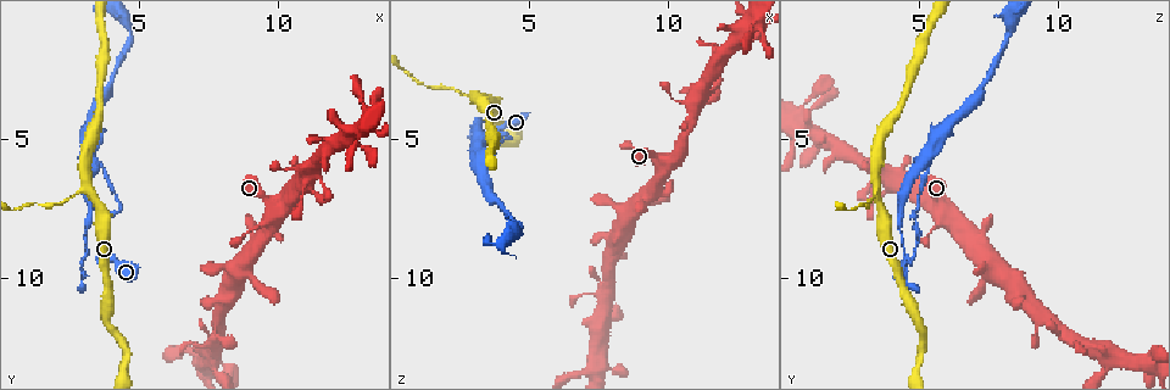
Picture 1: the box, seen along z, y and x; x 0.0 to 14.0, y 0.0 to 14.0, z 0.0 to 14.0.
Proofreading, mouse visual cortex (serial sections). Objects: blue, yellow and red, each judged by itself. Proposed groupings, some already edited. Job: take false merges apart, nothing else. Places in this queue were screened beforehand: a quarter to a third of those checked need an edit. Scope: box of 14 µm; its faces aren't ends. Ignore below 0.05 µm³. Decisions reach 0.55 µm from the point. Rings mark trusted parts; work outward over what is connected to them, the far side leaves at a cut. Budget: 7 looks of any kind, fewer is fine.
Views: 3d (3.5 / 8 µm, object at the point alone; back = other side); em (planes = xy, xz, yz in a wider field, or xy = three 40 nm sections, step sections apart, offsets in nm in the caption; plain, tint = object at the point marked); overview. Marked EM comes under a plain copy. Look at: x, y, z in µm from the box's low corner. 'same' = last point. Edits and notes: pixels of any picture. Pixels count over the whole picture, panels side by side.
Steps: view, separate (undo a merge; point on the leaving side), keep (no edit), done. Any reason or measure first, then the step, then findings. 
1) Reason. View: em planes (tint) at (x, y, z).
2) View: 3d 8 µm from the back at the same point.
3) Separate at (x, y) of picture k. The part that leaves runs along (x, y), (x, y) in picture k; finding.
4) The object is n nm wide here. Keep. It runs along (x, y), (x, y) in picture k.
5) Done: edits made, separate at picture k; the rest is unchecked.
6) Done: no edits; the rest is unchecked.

Sharp bend. View: 3d 3.5 µm at (3.6, 9.4, 4.7).

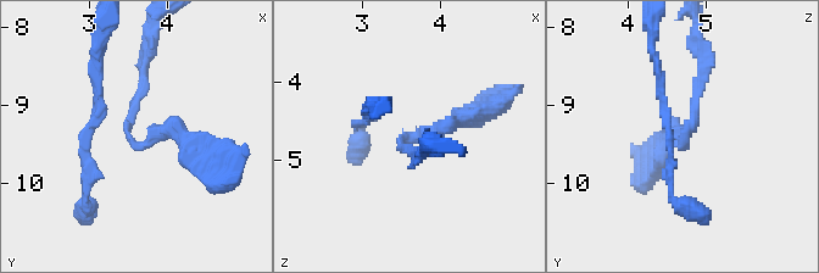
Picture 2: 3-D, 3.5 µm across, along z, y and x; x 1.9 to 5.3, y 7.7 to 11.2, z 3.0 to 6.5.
The arms are 150, 250 nm wide; shape alone is not enough. View: em planes (tint) at (3.55, 9.40, 4.70).

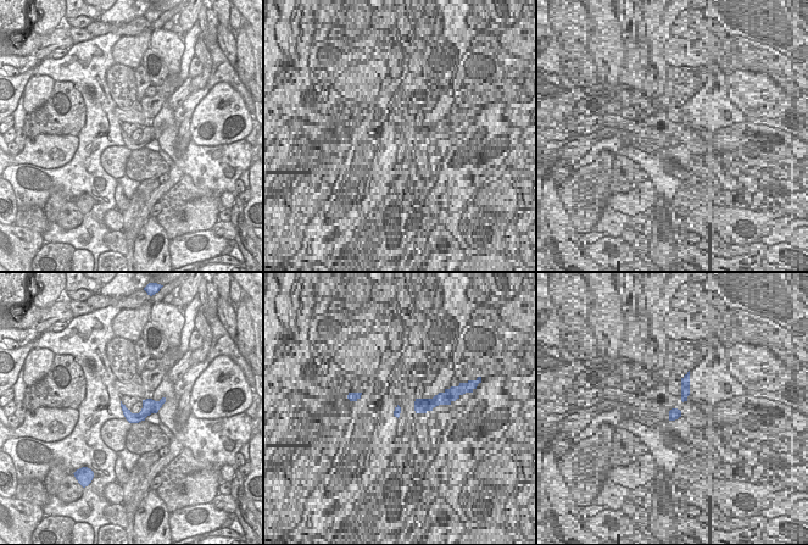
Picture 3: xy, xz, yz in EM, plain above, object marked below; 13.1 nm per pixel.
The object is 140 nm wide here. Keep. It runs along (663, 154), (695, 120), (701, 63) in picture 2; one cell here.

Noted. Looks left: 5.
Three-way junction. View: 3d 8 µm from the back at (3.2, 6.7, 3.5).

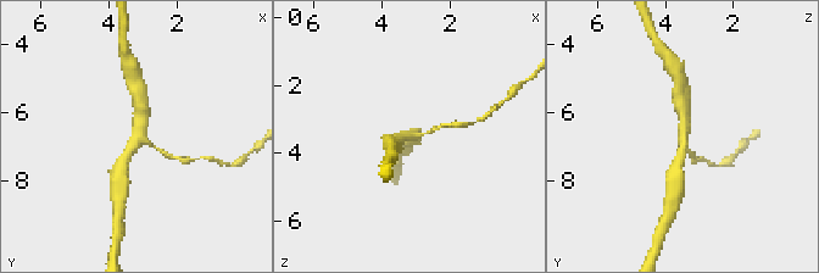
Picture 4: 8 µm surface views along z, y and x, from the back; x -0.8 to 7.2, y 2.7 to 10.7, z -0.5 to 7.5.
View: em xy step 5 (tint) at (3.2, 6.8, 3.5).

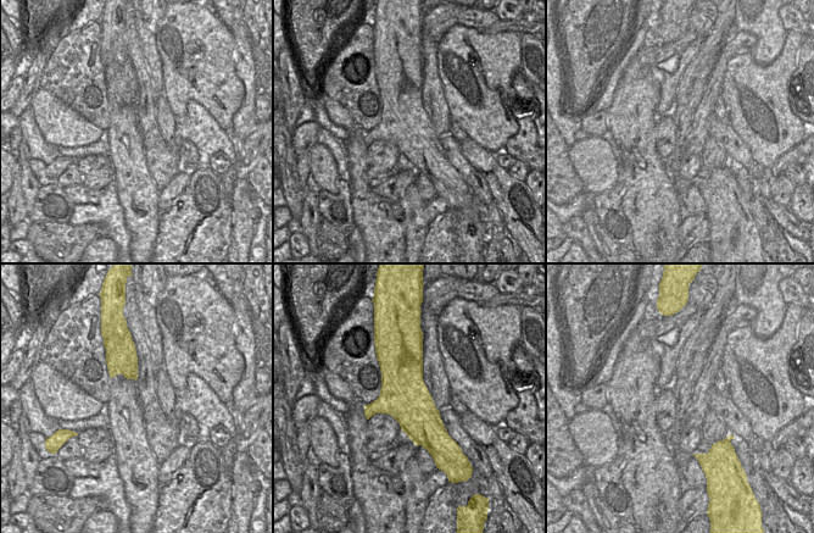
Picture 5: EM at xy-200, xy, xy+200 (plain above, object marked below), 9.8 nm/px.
The arms are 150, 300, 350 nm wide. Keep. It runs along (122, 167), (139, 131), (141, 101) in picture 4; continuous, no second cell.

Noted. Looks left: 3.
Calibre changes. View: 3d 3.5 µm at (3.2, 5.7, 5.4).

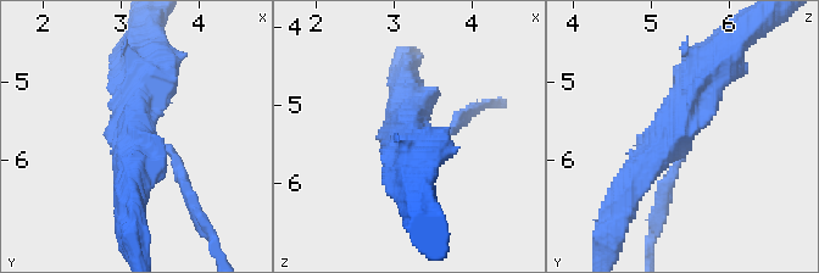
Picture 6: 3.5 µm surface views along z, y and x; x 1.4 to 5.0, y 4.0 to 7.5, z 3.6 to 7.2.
View: em xy step 5 (tint) at (3.20, 5.70, 5.35).

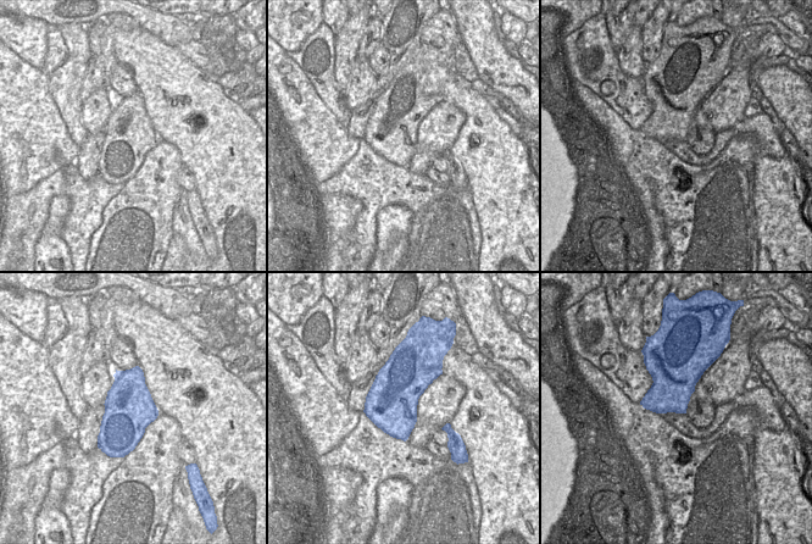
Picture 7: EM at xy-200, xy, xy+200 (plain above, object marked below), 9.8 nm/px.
Cut it another way. View: em planes (tint) at the same point.

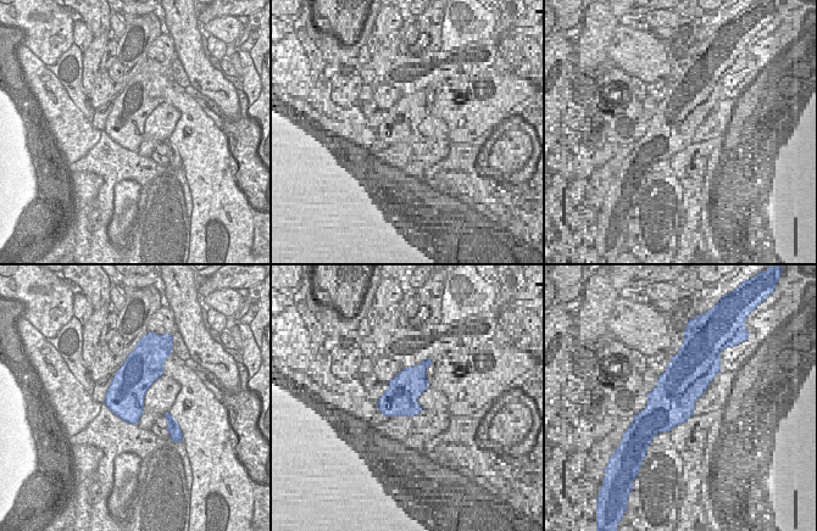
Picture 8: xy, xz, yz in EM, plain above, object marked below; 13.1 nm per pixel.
Keep. It runs along (184, 184), (132, 132), (139, 63) in picture 6; continuous, no second cell.

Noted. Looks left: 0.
Done: no edits; the rest is unchecked.

